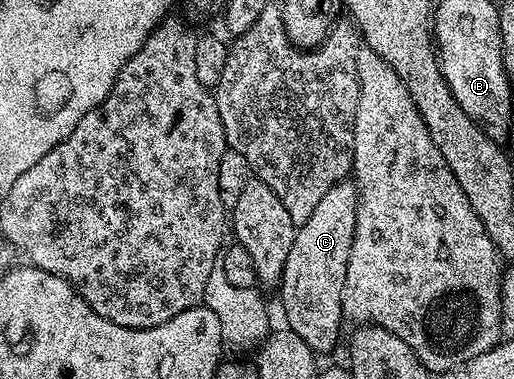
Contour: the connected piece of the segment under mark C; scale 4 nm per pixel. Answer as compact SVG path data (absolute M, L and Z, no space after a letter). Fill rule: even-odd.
M350 178L336 182L336 186L320 198L308 222L297 225L292 250L288 250L288 262L284 262L280 293L282 308L286 311L285 323L291 332L300 334L316 354L332 351L344 327L344 278L348 274L348 258L356 234L357 209L357 184Z

